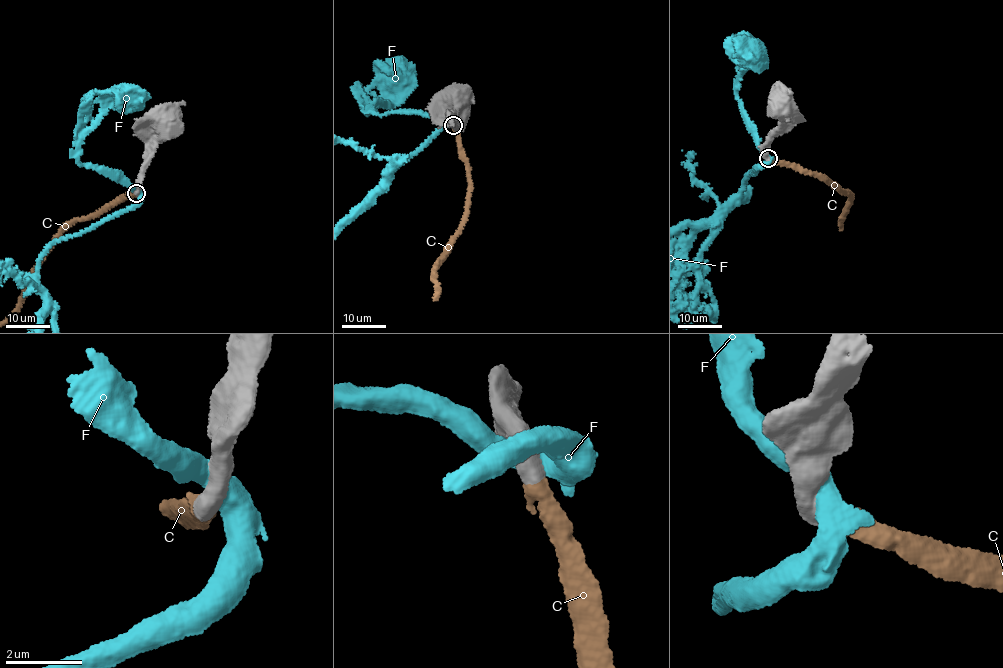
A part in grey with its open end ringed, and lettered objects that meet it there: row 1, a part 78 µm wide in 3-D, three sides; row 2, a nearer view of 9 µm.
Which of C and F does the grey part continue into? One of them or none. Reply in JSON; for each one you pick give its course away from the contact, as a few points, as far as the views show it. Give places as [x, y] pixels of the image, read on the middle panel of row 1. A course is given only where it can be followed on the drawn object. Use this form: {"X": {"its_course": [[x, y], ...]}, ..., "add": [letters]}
{"add": ["C"]}

